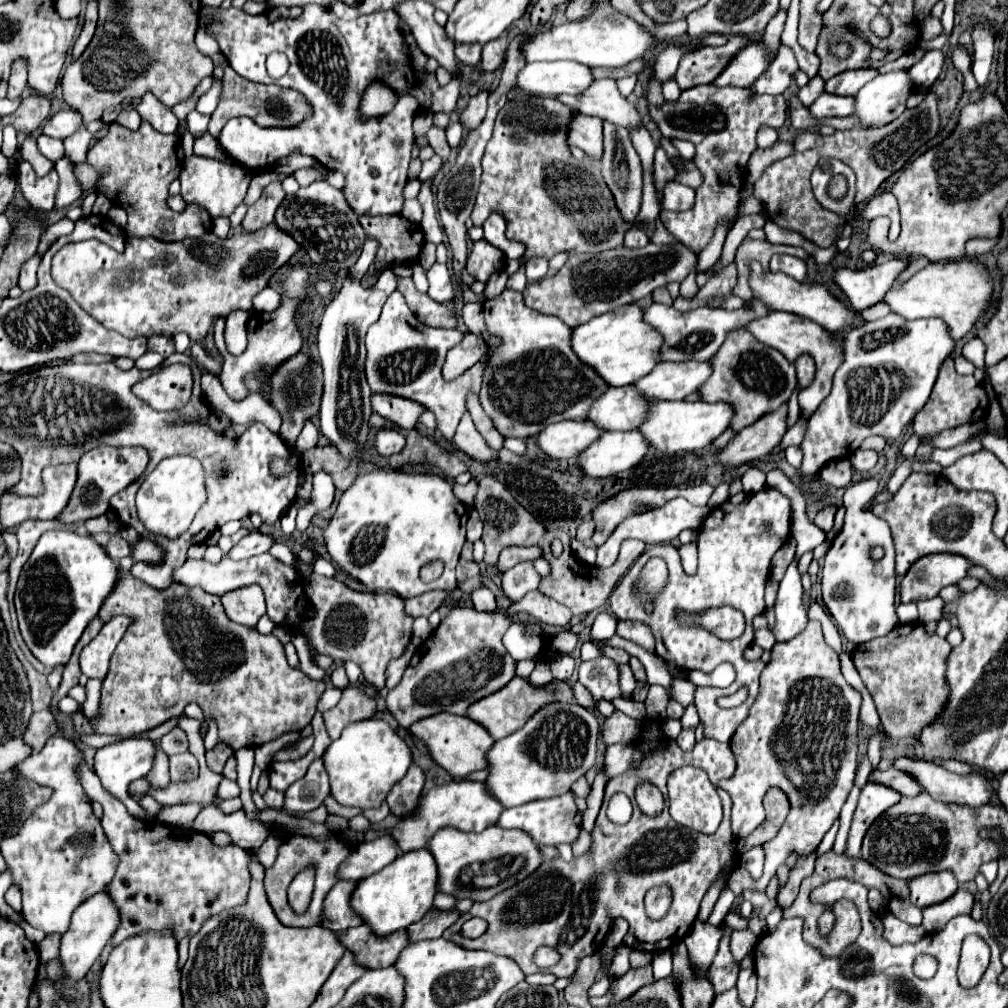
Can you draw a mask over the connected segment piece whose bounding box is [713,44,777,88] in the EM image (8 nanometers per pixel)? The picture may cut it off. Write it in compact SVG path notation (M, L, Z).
M751 44L743 48L731 64L723 70L723 74L713 82L719 86L741 86L749 88L749 84L755 84L755 80L769 68L769 64L775 60L777 52L769 52L767 46Z

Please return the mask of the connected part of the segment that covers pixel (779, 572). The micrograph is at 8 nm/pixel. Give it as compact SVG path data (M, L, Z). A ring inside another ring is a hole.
M789 538L783 548L773 556L773 562L771 562L771 576L779 582L783 576L785 576L785 570L789 566L789 562L793 560L795 556L795 540Z

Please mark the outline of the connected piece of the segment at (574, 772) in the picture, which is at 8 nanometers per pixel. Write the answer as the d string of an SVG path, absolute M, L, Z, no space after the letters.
M547 704L521 730L493 744L487 754L487 788L505 808L521 806L533 800L565 794L575 780L593 768L601 724L597 716L579 704Z

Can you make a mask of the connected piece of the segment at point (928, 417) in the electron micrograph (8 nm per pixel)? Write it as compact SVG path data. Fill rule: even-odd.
M949 357L940 366L935 388L931 392L931 398L921 408L921 412L913 418L913 430L915 432L941 432L945 428L957 428L961 424L967 424L973 420L973 412L979 408L981 398L985 398L983 384L979 384L973 376L959 376L955 370L954 361Z

